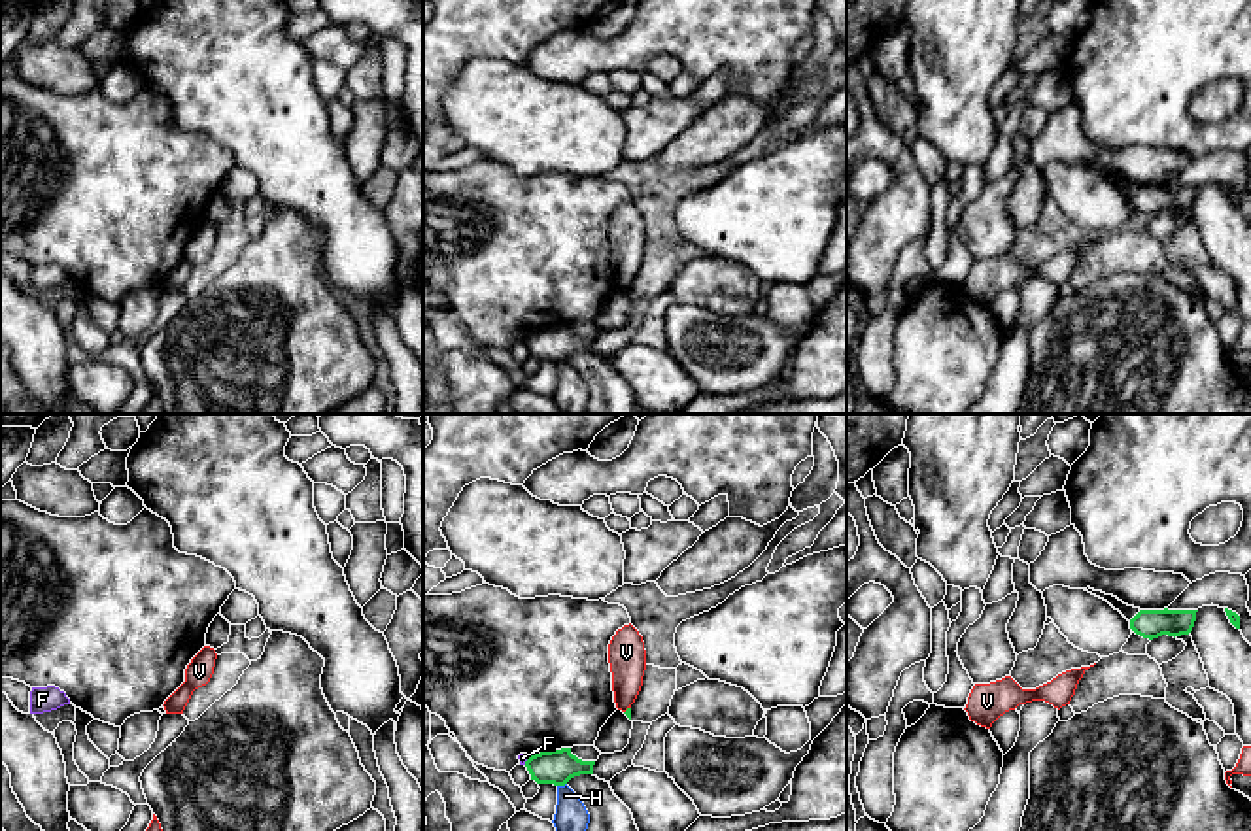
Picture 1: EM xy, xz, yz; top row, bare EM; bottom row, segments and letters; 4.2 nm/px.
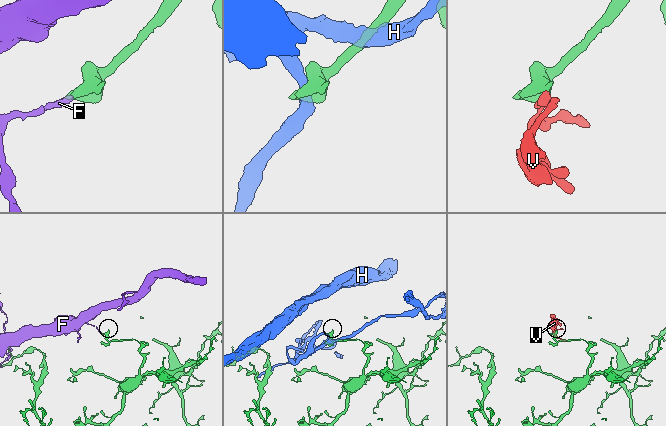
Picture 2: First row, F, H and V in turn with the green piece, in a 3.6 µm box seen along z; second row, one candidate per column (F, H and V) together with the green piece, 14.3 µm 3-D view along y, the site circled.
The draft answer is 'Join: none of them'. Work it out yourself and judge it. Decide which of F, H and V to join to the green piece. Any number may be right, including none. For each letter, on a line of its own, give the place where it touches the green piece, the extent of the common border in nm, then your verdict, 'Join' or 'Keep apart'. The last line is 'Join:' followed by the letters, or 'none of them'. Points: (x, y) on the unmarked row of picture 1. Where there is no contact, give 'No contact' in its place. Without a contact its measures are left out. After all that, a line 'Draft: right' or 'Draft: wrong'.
F: Touches green at xz (528, 337). Shared border 50 nm. Keep apart
H: Touches green at xz (562, 361). Shared border 40 nm. Keep apart
V: Touches green at xz (626, 288). Shared border 40 nm. Keep apart
Join: none of them
Draft: right

